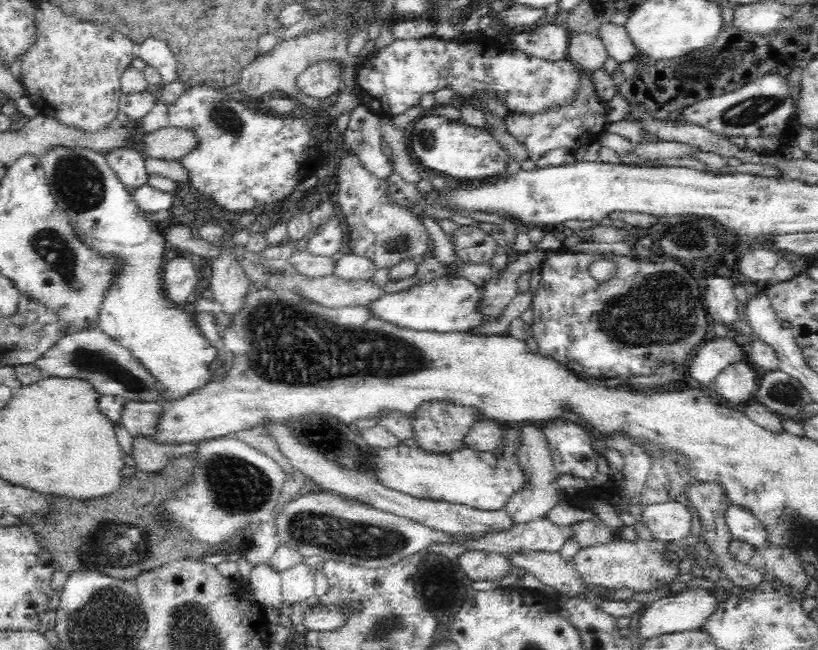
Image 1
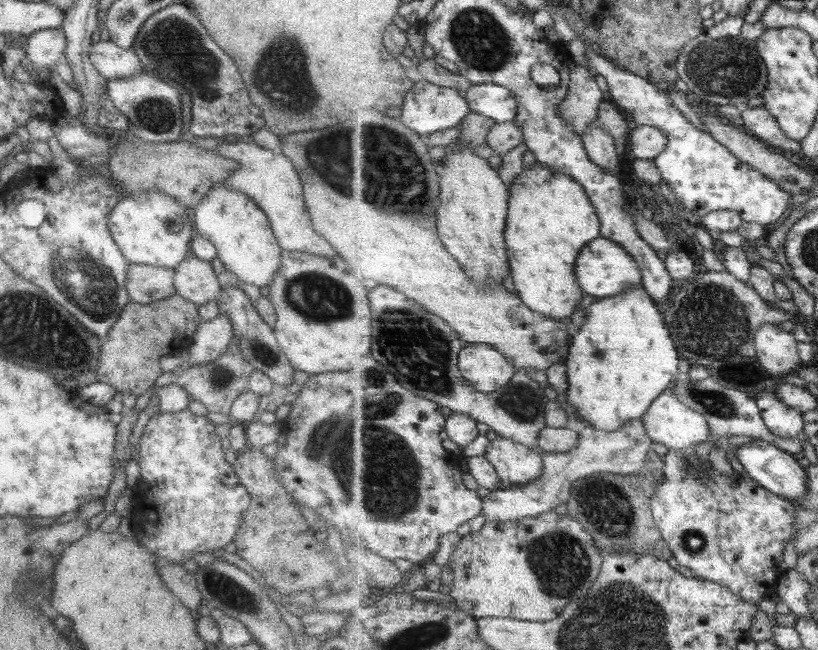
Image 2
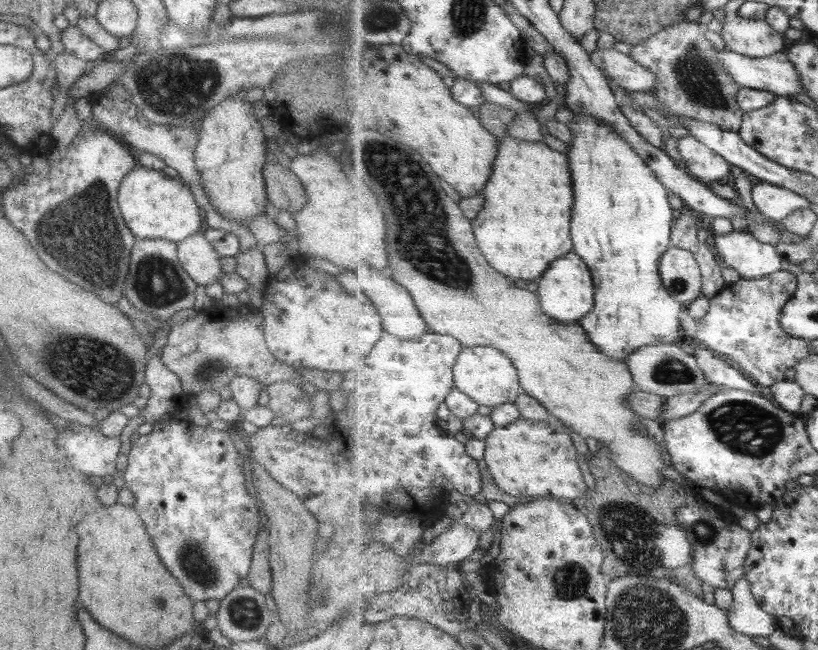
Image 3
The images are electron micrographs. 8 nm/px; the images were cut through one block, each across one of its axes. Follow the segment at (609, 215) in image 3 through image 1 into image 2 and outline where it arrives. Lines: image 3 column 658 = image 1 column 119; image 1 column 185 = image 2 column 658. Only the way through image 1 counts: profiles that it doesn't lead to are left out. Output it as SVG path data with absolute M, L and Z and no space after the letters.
M635 285L621 294L599 299L585 310L588 313L586 321L574 332L569 350L569 392L566 400L585 422L585 426L593 425L599 430L615 431L625 423L645 416L653 402L679 376L682 356L671 337L668 324L663 320L663 312L645 291L644 285Z

